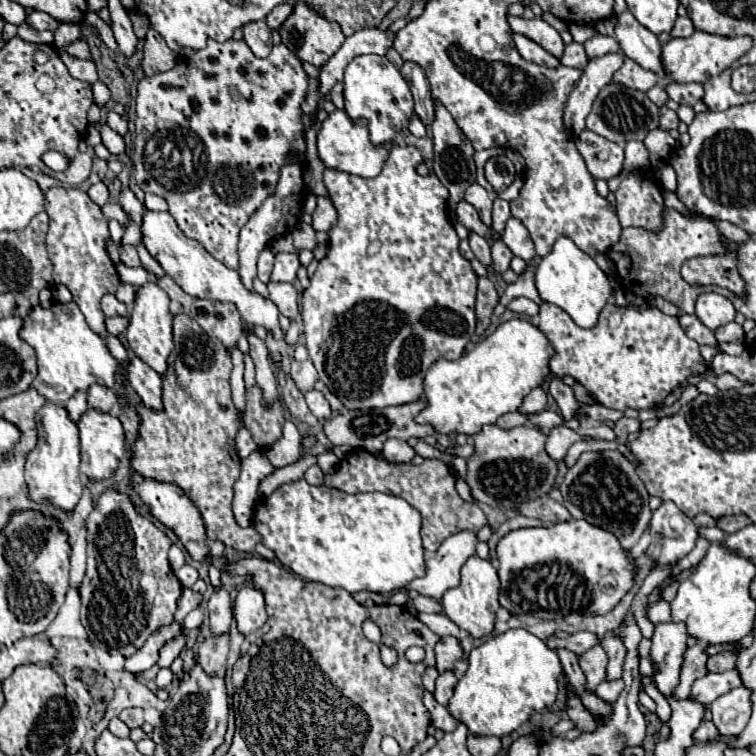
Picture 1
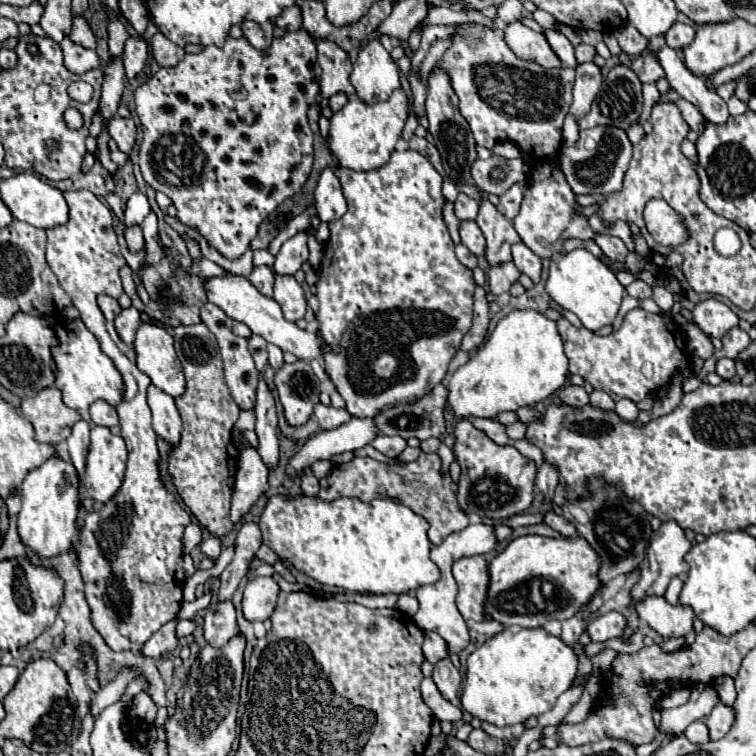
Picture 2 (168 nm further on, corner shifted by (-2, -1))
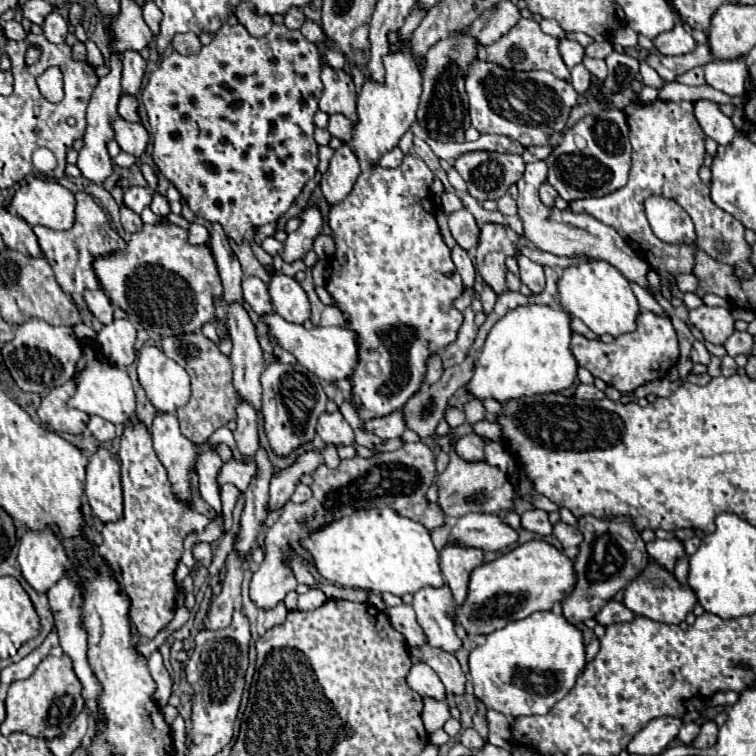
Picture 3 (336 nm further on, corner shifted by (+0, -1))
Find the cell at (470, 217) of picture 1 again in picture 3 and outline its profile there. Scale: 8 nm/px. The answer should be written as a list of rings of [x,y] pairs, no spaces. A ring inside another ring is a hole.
[[[443,193],[441,195],[441,207],[445,213],[453,213],[453,211],[459,211],[463,209],[463,203],[459,201],[457,195],[451,195],[451,193]]]

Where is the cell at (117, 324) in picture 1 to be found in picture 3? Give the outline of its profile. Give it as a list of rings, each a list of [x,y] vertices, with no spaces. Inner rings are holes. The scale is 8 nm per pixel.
[[[121,319],[117,323],[105,325],[97,335],[97,345],[101,353],[119,369],[129,367],[135,361],[135,341],[137,331],[133,323],[127,319]]]

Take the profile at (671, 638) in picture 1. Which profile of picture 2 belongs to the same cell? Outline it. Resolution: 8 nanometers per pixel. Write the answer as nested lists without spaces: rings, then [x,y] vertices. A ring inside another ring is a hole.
[[[663,597],[645,599],[637,605],[637,613],[663,639],[679,639],[693,631],[693,611],[681,605],[673,607]]]

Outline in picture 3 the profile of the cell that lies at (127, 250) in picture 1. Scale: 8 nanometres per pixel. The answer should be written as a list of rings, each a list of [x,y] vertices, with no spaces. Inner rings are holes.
[[[121,205],[121,225],[123,225],[123,229],[125,229],[127,233],[135,233],[135,231],[141,231],[143,221],[141,221],[141,217],[139,217],[135,211],[131,211],[127,205]]]

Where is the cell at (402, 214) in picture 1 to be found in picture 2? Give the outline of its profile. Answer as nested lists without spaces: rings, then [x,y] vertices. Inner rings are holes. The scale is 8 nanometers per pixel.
[[[411,149],[393,151],[389,163],[385,167],[381,167],[381,171],[349,171],[349,169],[337,167],[335,175],[339,177],[339,183],[341,183],[341,189],[343,189],[349,209],[341,219],[329,223],[331,237],[325,243],[325,255],[323,255],[321,269],[319,269],[319,281],[315,285],[315,295],[319,299],[319,311],[317,311],[319,337],[323,339],[325,345],[331,347],[331,351],[323,353],[323,367],[329,375],[329,379],[335,383],[339,395],[345,399],[347,411],[353,417],[373,417],[373,415],[377,415],[377,411],[385,411],[387,407],[393,407],[397,403],[413,403],[413,401],[425,397],[435,385],[439,385],[443,381],[451,359],[455,357],[455,353],[461,347],[461,339],[465,337],[465,333],[471,327],[473,291],[477,285],[473,279],[473,271],[469,267],[465,267],[455,257],[455,245],[451,241],[451,235],[449,235],[447,225],[441,215],[443,205],[445,205],[445,197],[441,193],[443,177],[435,171],[435,167],[419,151],[411,151]],[[335,325],[345,325],[345,331],[341,333],[339,341],[333,339]]]

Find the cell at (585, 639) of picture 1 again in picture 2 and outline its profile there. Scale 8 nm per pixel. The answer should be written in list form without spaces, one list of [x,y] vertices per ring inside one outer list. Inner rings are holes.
[[[611,611],[607,615],[601,615],[601,617],[593,619],[593,623],[587,625],[587,633],[589,633],[593,643],[599,643],[599,641],[619,637],[623,627],[625,627],[625,617],[621,613]]]

